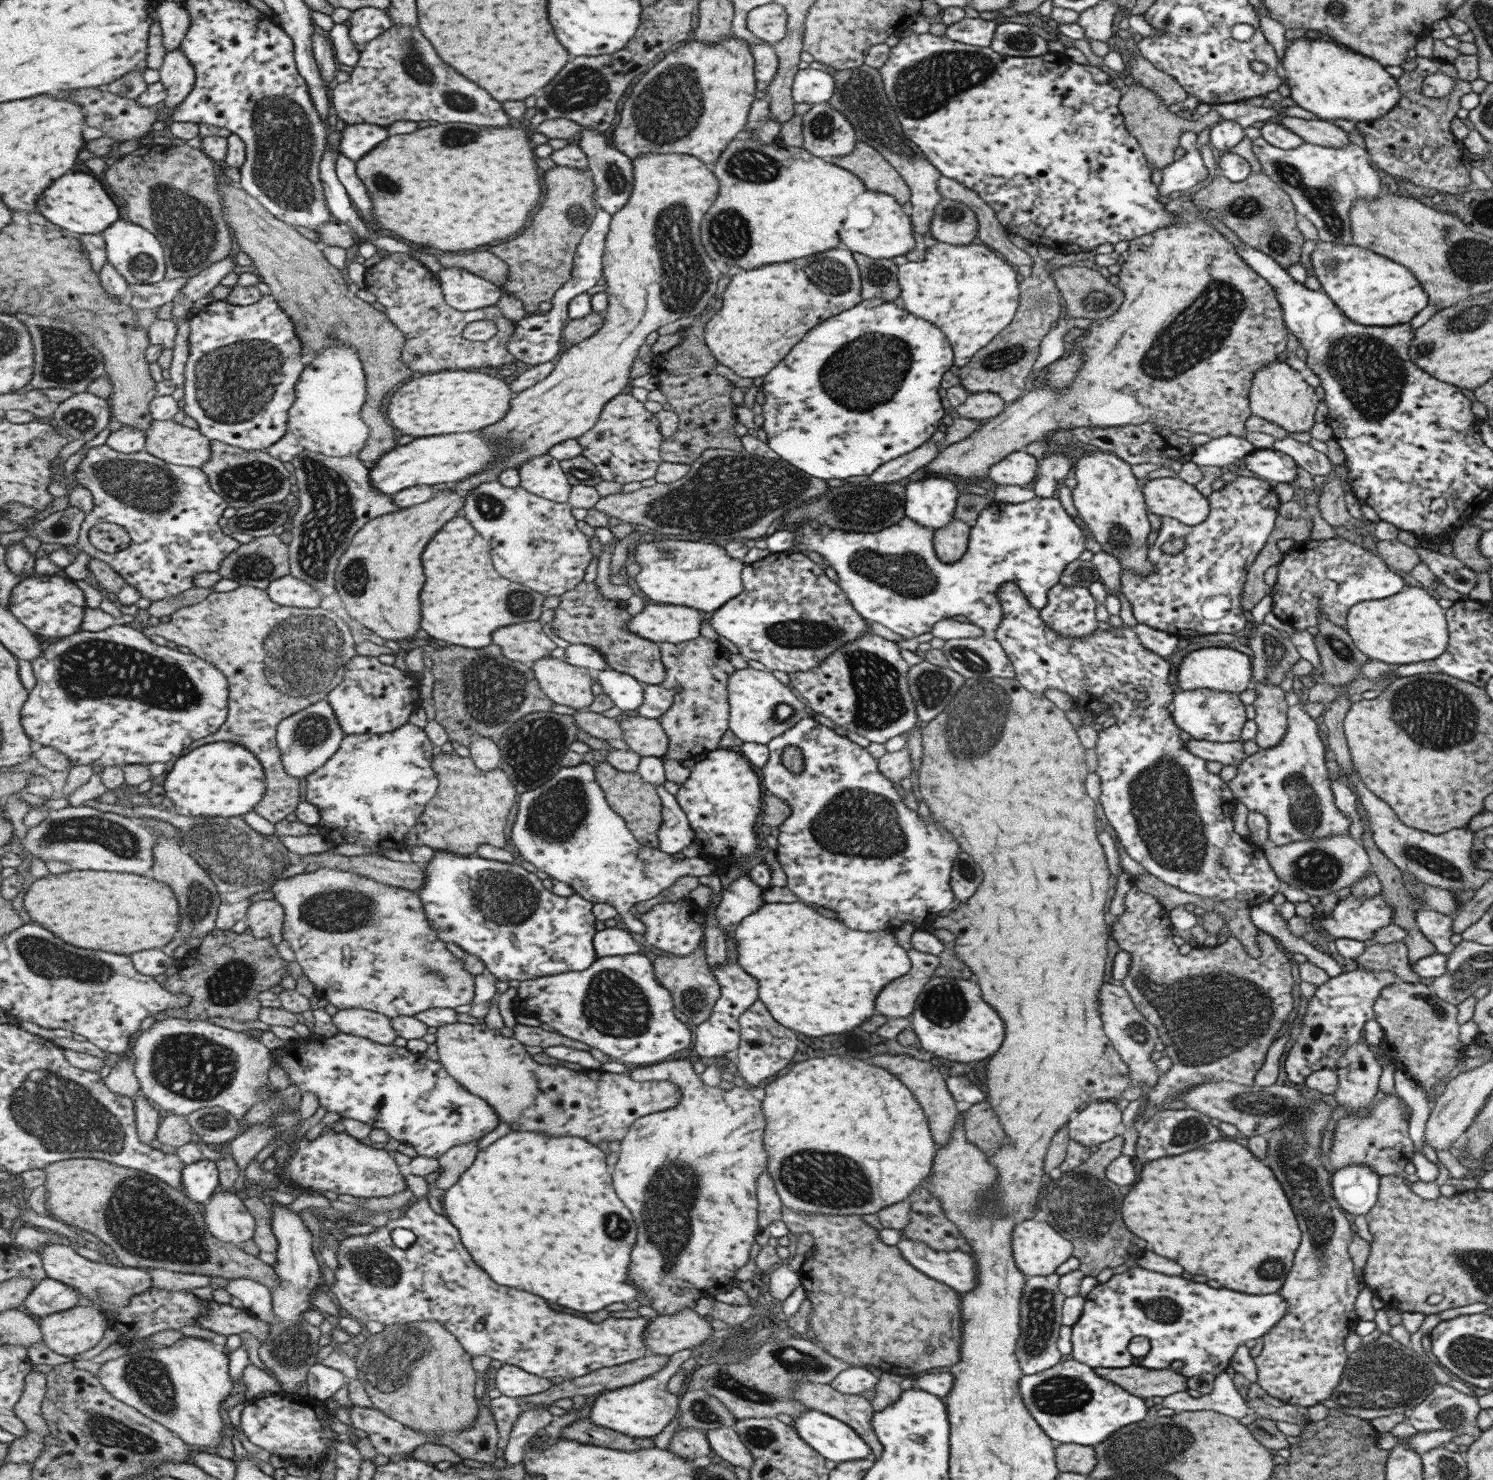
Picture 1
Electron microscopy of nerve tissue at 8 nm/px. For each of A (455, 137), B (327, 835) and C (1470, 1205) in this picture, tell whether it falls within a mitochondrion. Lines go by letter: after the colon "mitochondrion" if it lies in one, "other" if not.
A: mitochondrion
B: other
C: other

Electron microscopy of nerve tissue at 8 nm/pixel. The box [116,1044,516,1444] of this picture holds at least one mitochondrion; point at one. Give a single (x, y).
(394, 1362)

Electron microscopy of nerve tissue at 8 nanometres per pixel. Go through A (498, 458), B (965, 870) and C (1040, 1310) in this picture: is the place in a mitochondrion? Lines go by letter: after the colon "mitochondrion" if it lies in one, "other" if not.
A: other
B: mitochondrion
C: mitochondrion

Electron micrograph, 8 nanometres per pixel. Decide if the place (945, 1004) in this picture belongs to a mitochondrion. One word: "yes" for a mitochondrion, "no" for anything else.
yes

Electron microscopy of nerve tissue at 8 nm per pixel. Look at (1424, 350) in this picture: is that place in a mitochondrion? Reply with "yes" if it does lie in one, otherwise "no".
yes

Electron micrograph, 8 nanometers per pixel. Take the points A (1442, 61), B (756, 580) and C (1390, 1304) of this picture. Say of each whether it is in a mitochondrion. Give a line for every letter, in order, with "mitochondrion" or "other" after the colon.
A: other
B: other
C: other

